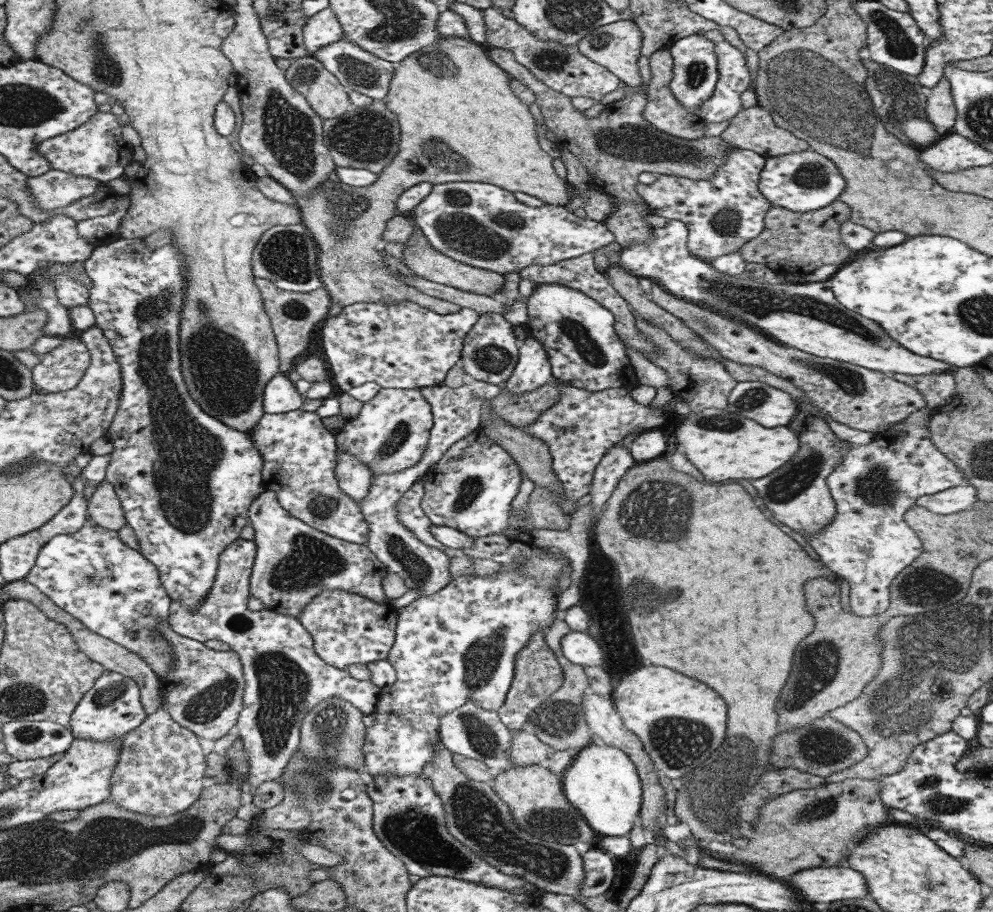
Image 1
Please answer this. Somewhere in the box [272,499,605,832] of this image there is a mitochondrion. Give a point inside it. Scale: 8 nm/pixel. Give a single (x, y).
(480, 658)

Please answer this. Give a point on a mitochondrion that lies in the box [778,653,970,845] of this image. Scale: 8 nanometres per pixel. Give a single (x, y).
(822, 747)

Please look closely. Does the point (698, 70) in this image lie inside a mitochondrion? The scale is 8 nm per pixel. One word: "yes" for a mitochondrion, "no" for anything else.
yes

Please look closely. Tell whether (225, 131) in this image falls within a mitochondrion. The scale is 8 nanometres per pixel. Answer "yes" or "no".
no

